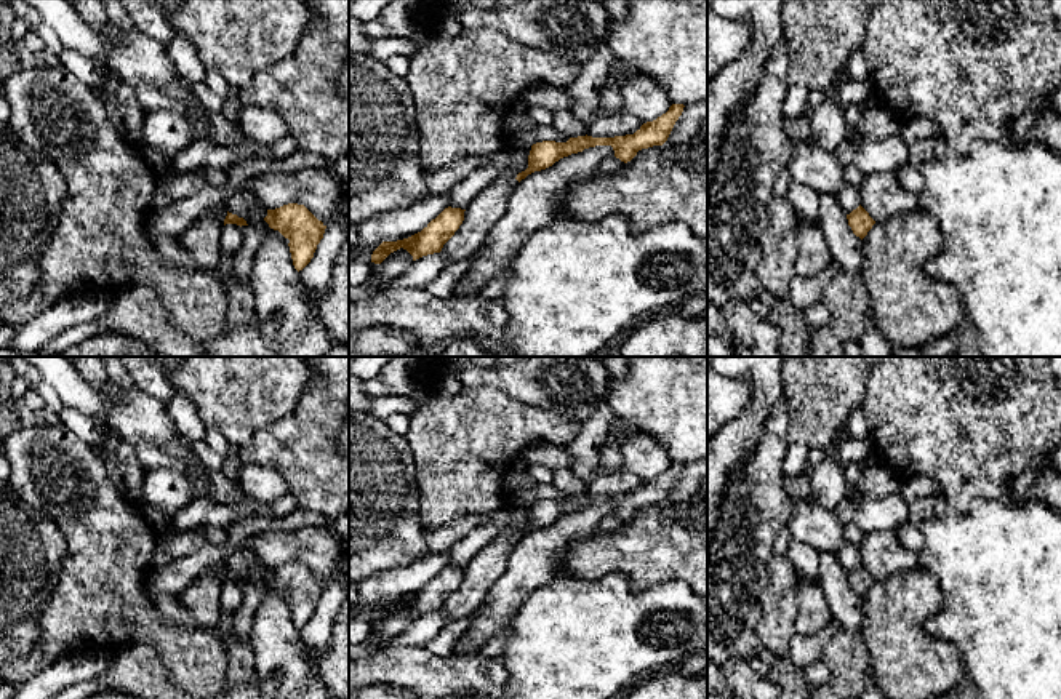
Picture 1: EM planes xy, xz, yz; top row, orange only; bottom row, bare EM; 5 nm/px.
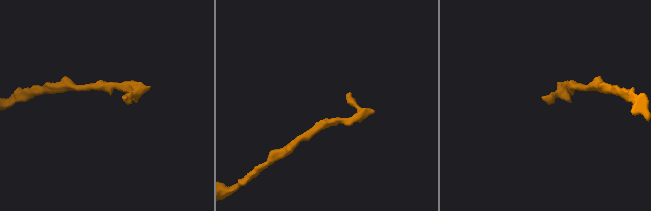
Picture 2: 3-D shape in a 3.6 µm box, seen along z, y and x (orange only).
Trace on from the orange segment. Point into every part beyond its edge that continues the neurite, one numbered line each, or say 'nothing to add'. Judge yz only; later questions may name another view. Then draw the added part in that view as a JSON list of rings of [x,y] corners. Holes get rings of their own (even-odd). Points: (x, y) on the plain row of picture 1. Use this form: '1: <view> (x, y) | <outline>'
nothing to add

